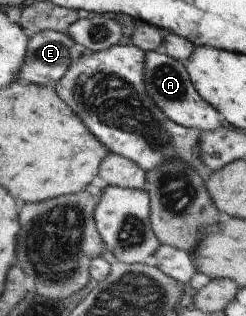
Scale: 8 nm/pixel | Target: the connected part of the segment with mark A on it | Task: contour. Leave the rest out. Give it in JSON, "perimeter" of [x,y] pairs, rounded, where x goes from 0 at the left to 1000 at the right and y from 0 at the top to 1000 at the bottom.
{"perimeter":[[[663,158],[598,165],[593,282],[602,282],[602,301],[634,320],[634,332],[646,332],[650,345],[663,345],[667,358],[679,358],[683,370],[724,396],[841,418],[919,392],[890,348],[854,332],[793,278],[793,259],[780,256],[776,231],[764,231],[760,203],[691,180]]]}

